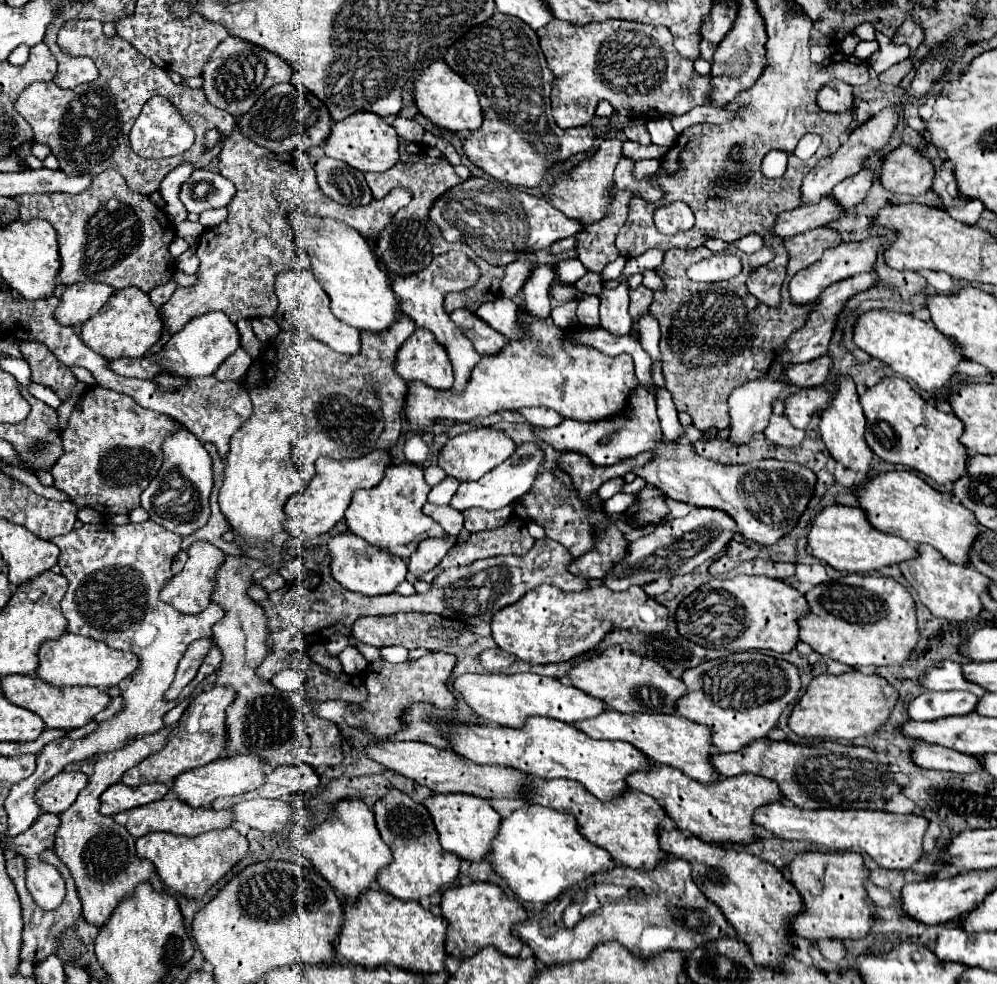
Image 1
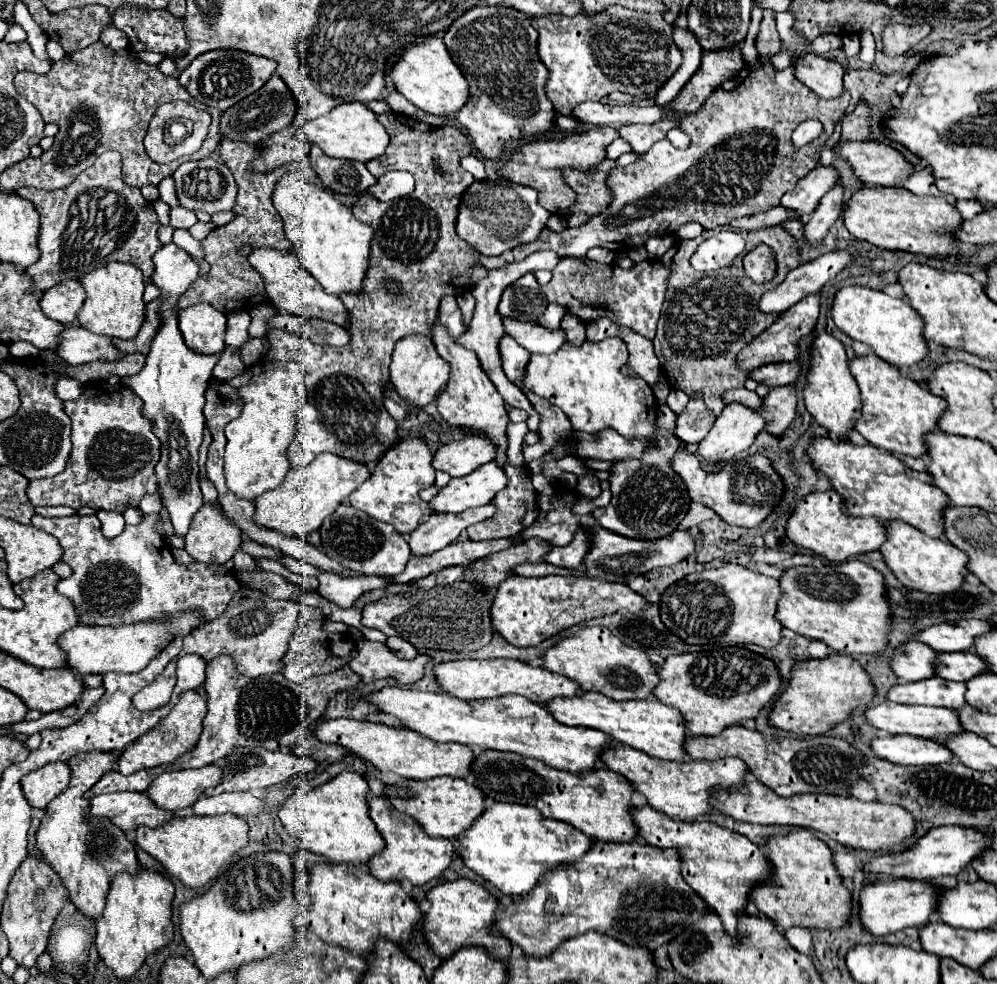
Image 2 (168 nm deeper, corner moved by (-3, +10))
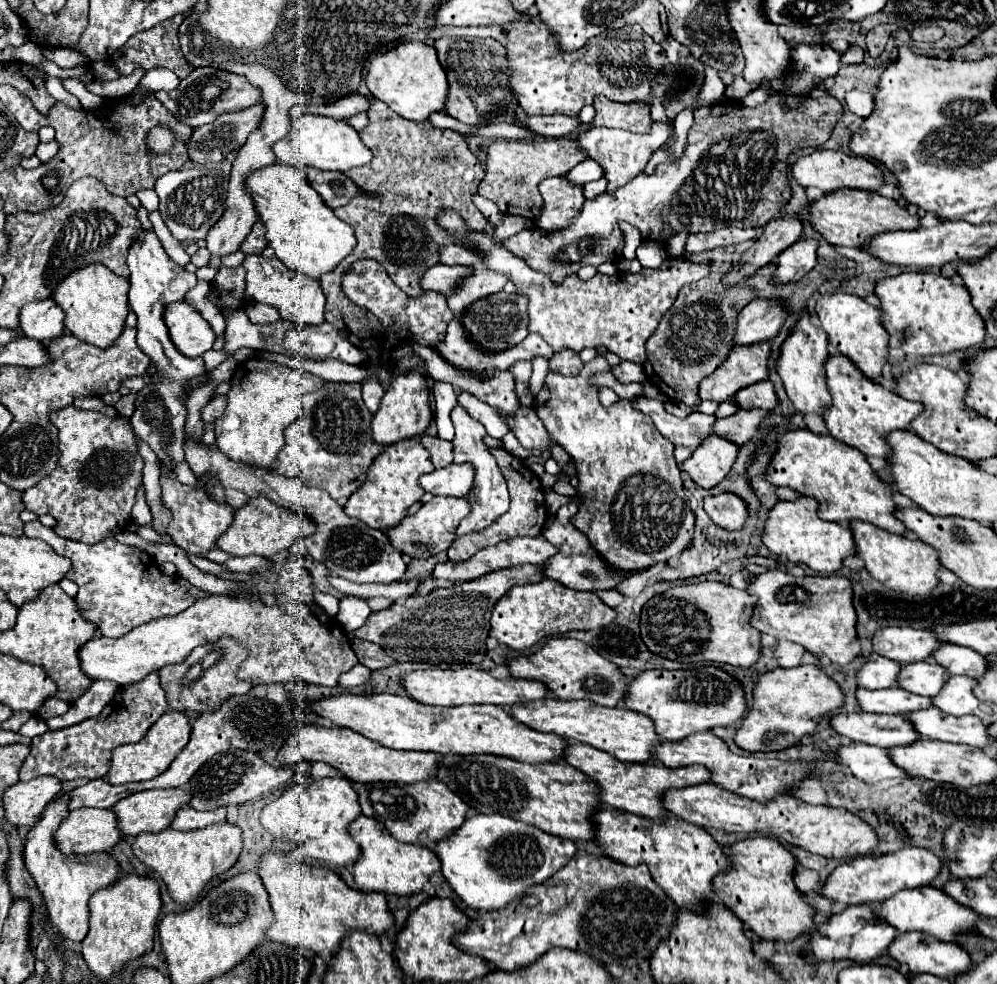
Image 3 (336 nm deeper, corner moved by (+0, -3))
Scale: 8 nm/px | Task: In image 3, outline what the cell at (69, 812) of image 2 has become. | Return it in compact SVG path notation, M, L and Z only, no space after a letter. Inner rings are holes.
M64 793L46 807L42 819L28 833L28 839L24 845L24 863L46 899L50 923L60 931L62 937L72 941L84 941L84 937L88 935L88 923L90 923L88 901L98 889L108 887L120 879L120 867L110 853L66 855L58 849L54 833L70 813L68 803L70 803L70 797L68 793Z

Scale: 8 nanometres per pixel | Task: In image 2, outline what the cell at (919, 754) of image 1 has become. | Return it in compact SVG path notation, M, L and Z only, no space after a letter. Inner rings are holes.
M907 734L875 738L871 742L871 750L877 758L899 766L925 766L951 760L951 752L947 752L943 744Z

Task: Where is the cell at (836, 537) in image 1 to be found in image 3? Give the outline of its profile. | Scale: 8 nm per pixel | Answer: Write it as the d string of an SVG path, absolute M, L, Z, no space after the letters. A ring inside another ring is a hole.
M800 497L796 501L780 501L768 513L764 525L764 545L778 557L786 557L792 563L804 563L812 571L832 575L842 567L846 557L856 555L856 543L848 525L836 525L818 517L818 503L812 497Z

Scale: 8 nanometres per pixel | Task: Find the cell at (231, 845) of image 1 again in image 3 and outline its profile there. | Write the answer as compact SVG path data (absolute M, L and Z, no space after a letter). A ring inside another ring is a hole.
M214 823L196 831L176 831L172 827L160 833L140 833L134 843L134 855L150 869L154 869L168 887L168 893L178 903L194 901L206 883L230 869L242 849L242 831L230 823Z

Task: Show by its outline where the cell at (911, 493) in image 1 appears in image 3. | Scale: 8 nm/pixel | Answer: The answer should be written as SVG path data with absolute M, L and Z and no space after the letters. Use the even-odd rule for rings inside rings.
M808 429L786 433L778 441L778 451L772 457L766 477L778 487L792 487L800 495L814 497L820 503L818 515L824 521L850 525L850 521L860 519L896 535L908 533L908 527L894 515L900 507L892 499L890 483L876 475L864 453L832 437L816 435Z

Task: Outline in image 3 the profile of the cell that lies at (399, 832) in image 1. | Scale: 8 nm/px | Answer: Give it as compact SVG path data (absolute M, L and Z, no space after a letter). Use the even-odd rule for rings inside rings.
M360 815L350 825L350 833L354 841L362 847L362 857L352 865L352 875L360 891L414 895L422 891L422 887L430 881L434 873L440 871L440 859L436 857L436 853L420 845L408 845L408 843L396 841L388 833L388 829L372 817Z

